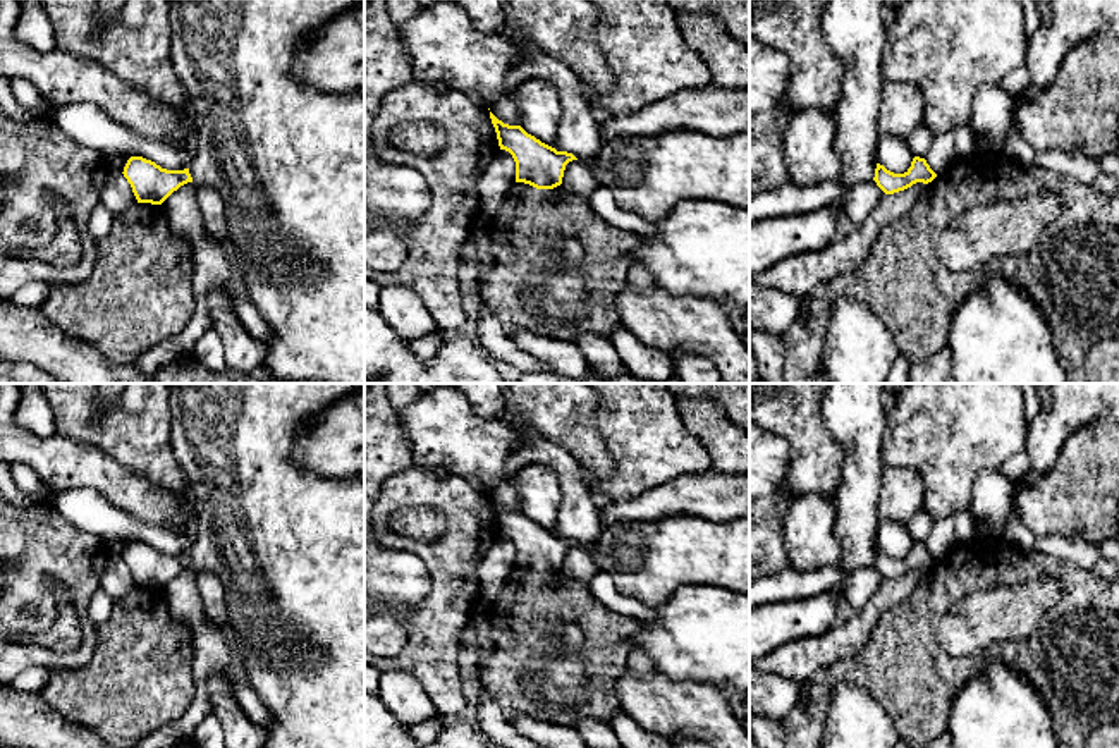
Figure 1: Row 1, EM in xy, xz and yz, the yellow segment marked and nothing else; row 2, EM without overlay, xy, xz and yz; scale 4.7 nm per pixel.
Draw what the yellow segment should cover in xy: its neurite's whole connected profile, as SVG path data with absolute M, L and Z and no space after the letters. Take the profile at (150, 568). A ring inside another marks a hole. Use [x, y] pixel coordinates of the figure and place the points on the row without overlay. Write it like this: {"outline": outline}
{"outline": "M168 383L172 451L187 478L194 509L193 545L184 555L167 555L143 542L131 542L124 562L138 588L162 590L187 567L215 573L225 590L234 657L244 665L251 688L272 715L265 748L364 748L364 481L325 478L296 463L297 438L335 401L364 389L364 383Z"}

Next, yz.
{"outline": "M914 542L911 552L904 559L894 559L877 549L873 566L885 579L894 579L911 573L916 567L928 569L937 562L925 543Z"}

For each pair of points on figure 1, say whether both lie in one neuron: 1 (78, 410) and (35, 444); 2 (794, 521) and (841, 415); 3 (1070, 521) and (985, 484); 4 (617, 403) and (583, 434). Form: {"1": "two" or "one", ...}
{"1": "two", "2": "two", "3": "two", "4": "two"}

